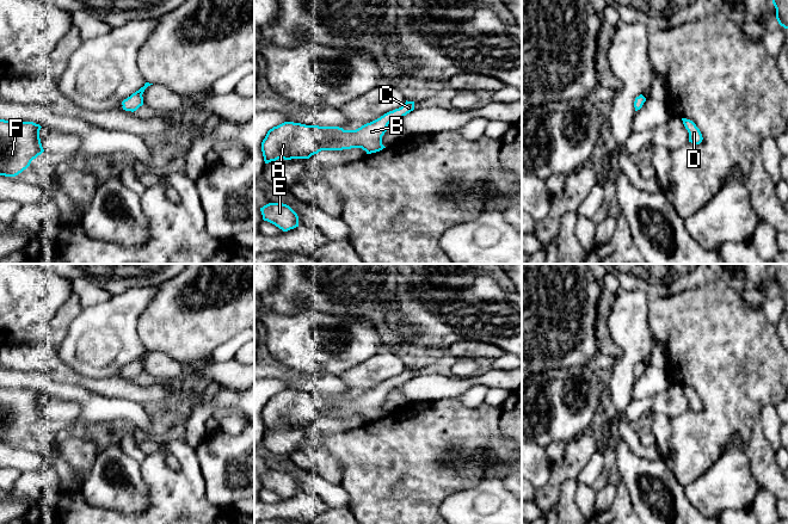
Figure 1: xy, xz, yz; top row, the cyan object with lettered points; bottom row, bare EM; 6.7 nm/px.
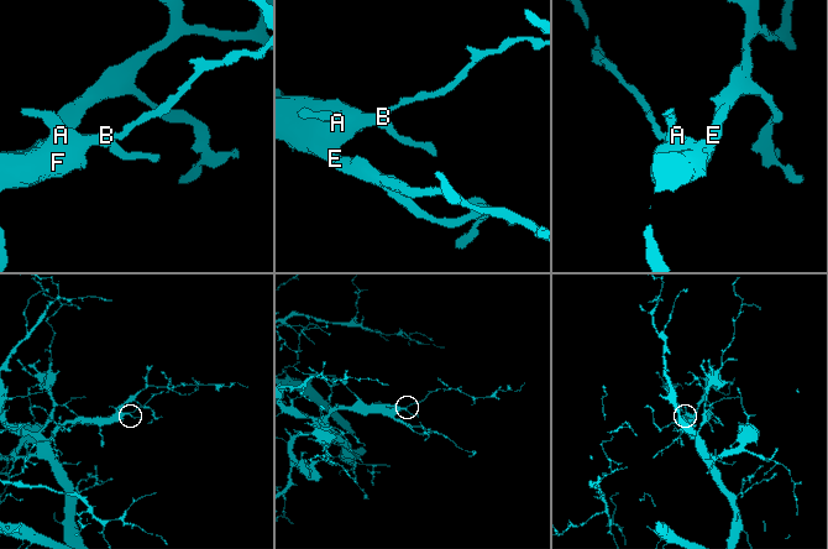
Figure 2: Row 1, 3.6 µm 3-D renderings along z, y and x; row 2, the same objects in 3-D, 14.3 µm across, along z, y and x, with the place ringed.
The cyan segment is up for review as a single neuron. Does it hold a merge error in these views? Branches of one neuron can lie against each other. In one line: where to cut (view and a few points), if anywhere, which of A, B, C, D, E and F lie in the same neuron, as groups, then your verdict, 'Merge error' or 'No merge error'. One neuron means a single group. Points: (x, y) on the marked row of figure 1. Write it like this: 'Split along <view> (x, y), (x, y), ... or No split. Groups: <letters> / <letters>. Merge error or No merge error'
No split. Groups: A B C D E F. No merge error

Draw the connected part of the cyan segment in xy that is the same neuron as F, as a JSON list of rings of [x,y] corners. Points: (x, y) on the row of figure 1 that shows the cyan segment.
[[[0,119],[0,175],[18,175],[44,152],[41,128],[33,122]]]

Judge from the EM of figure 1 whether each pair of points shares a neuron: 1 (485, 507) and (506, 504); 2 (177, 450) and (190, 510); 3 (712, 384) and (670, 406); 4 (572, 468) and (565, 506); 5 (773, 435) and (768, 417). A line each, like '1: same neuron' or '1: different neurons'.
1: same neuron
2: same neuron
3: different neurons
4: different neurons
5: same neuron

